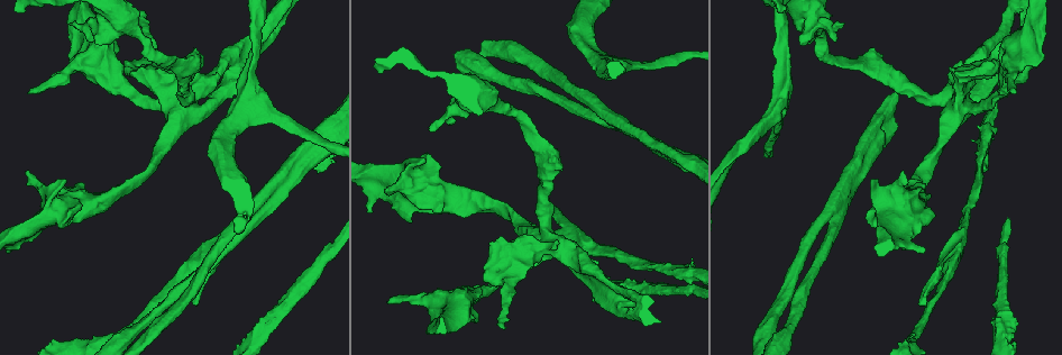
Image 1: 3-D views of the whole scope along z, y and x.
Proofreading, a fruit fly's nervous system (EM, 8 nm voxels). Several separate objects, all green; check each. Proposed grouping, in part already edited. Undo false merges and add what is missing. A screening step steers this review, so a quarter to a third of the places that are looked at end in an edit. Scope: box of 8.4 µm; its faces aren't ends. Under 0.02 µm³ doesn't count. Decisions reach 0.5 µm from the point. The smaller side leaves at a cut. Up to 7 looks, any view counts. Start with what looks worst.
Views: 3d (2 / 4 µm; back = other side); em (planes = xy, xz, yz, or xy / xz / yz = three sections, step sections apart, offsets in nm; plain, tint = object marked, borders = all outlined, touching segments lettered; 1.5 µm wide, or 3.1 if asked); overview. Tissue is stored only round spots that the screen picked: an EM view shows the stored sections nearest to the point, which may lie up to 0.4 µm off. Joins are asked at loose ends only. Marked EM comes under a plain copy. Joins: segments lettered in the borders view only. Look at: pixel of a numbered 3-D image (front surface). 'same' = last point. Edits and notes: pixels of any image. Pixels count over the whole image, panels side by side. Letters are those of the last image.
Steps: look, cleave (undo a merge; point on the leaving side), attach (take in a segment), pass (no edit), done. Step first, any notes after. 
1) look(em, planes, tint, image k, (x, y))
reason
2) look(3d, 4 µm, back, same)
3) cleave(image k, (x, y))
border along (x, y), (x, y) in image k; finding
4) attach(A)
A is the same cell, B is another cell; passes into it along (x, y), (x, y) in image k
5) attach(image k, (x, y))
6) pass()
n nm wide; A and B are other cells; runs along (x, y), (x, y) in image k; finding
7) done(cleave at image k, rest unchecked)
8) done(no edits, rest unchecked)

look(em, yz, step 8, tint, image 1, (64, 179))
free end

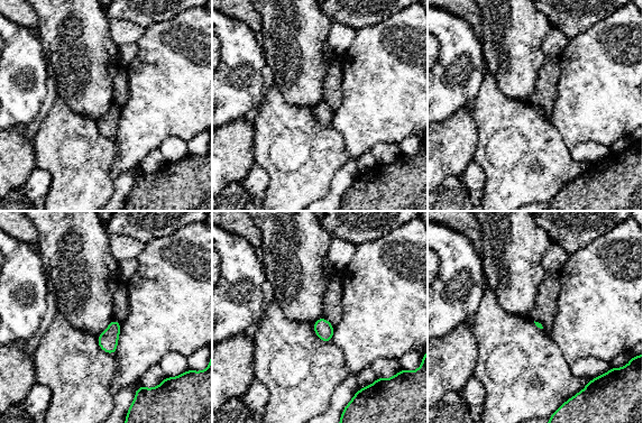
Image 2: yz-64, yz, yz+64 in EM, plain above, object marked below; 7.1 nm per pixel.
look(em, planes, borders, same)
another direction

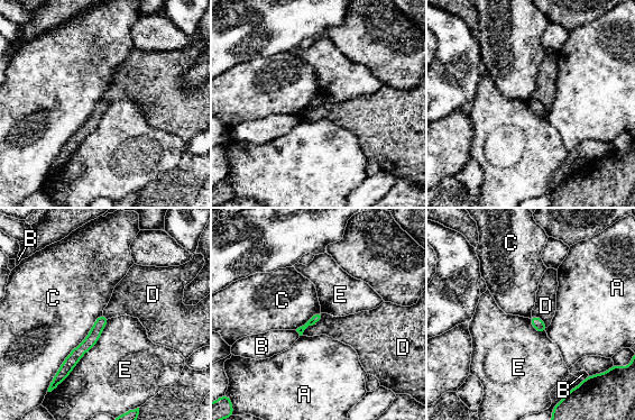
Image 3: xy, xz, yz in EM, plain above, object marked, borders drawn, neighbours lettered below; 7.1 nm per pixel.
pass()
A, B, C, D and E are other cells; none of them fits

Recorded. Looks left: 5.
look(em, planes, borders, image 1, (1014, 93))
branch stops here

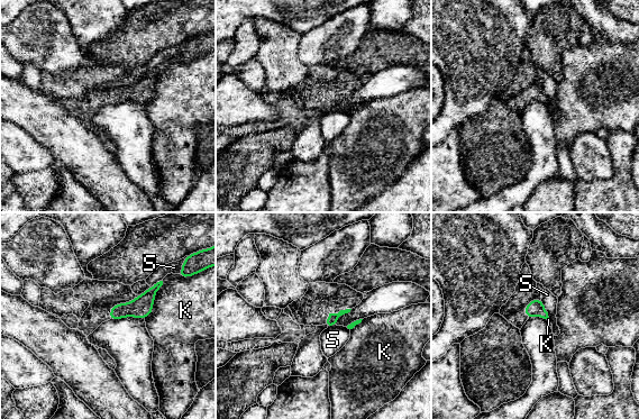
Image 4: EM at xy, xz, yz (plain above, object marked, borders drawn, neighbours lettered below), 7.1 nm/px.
pass()
K and S are other cells; no lettered segment goes on from it

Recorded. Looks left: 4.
look(3d, 2 µm, image 1, (278, 120))

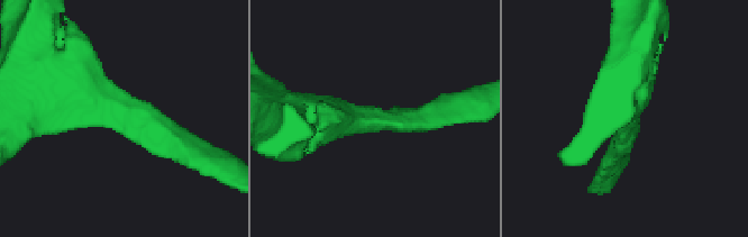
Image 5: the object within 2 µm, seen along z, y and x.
look(em, planes, tint, image 5, (378, 119))
arms of 160, 340 nm; shape alone is not enough

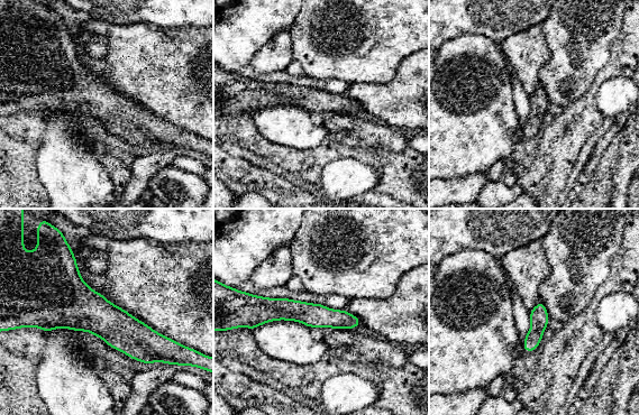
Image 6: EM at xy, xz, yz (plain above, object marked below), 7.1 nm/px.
look(em, planes, borders, same)

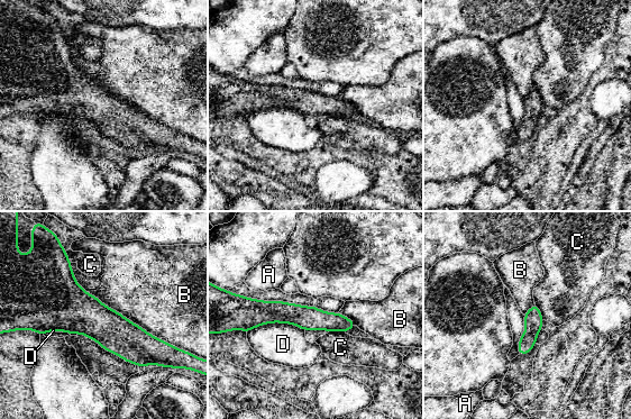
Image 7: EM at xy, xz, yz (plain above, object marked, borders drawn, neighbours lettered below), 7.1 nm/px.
pass()
140 nm wide; A, B, C and D are other cells; runs along (248, 312), (290, 312), (351, 325) in image 7; continuous, no second neuron

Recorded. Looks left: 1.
done(no edits, rest unchecked)

